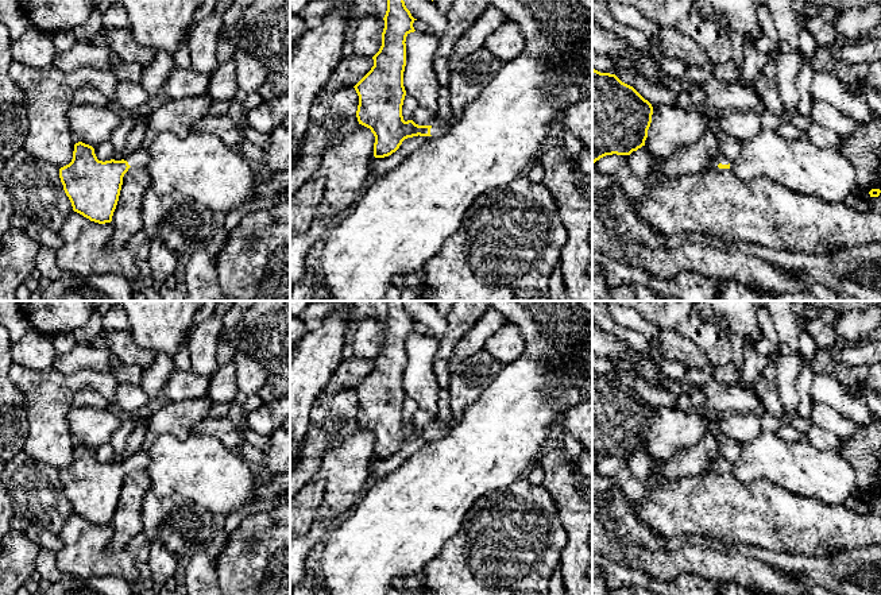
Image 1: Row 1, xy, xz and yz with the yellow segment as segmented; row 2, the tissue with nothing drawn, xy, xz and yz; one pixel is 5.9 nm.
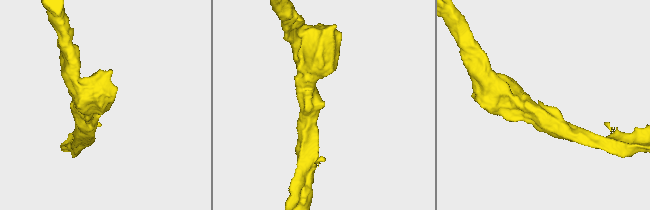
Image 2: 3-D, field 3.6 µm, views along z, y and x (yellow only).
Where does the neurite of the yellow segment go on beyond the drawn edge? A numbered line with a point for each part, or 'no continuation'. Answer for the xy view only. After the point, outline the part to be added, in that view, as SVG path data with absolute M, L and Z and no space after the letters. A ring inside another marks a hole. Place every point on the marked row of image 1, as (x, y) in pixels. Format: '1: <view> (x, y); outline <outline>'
1: xy (139, 158); outline M140 147L132 152L127 162L130 166L144 167L148 163L148 152L144 150L144 147Z

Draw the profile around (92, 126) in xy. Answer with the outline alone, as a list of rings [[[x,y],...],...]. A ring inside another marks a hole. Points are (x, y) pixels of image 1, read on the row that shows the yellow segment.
[[[72,104],[67,109],[67,121],[73,135],[93,148],[111,139],[121,119],[108,105],[92,107]]]

